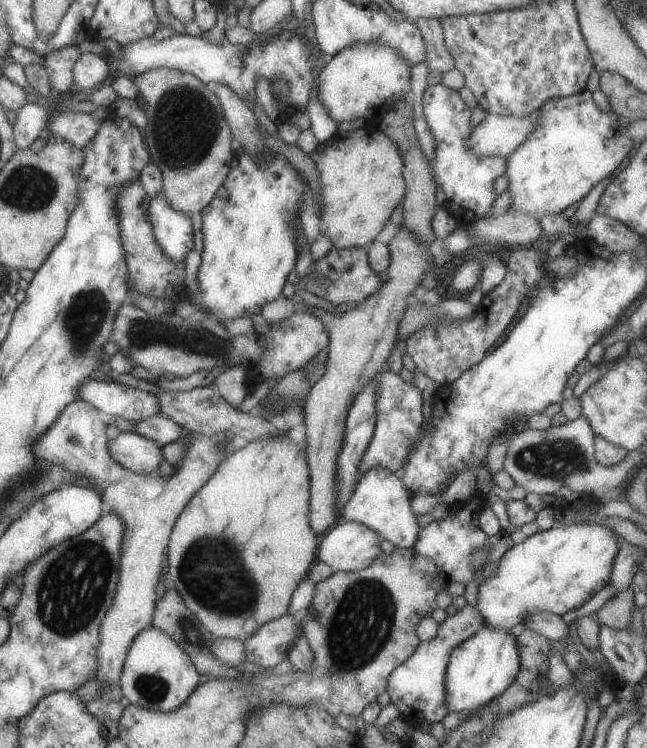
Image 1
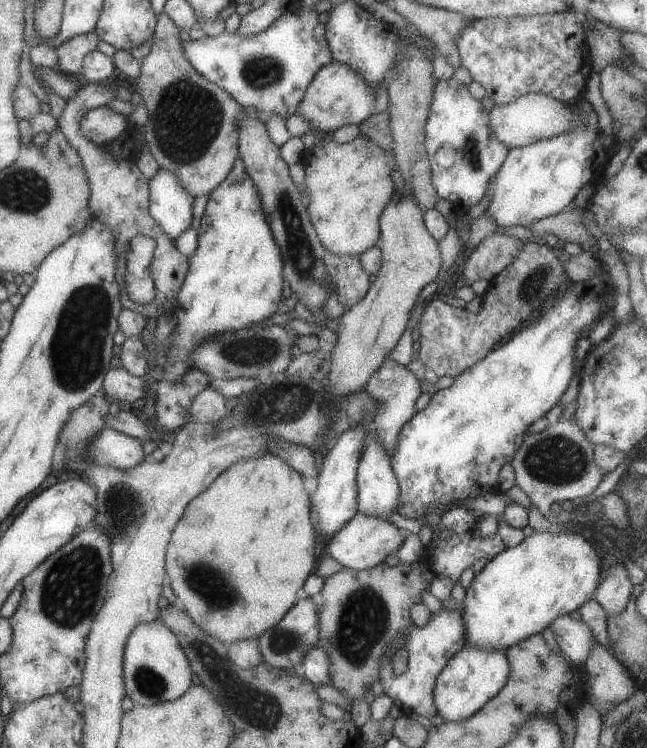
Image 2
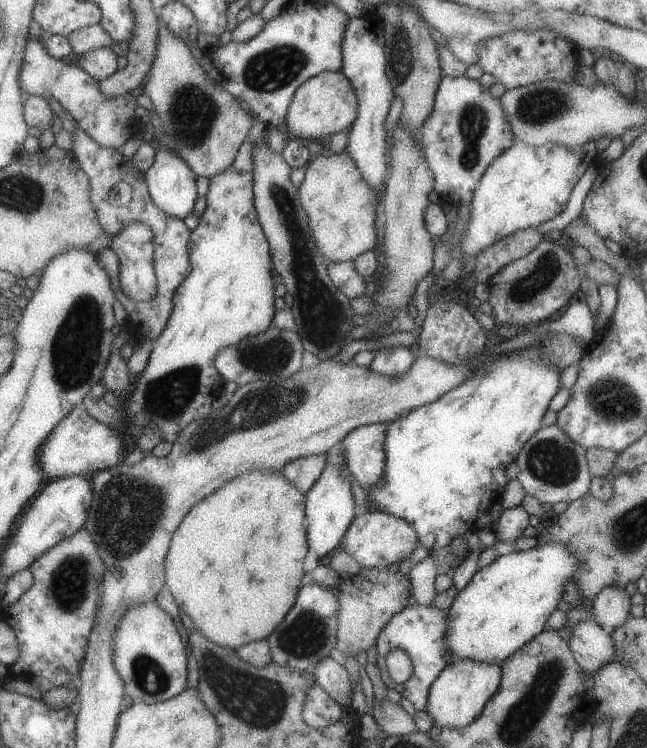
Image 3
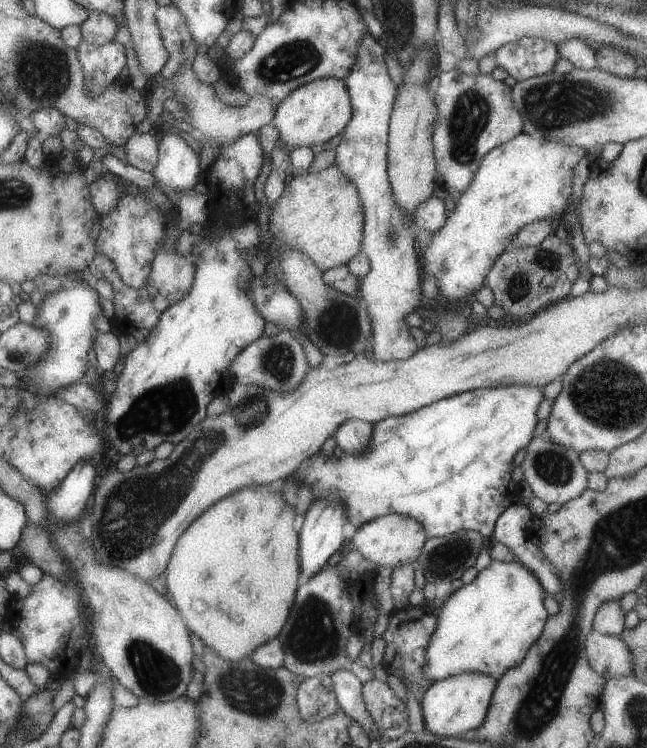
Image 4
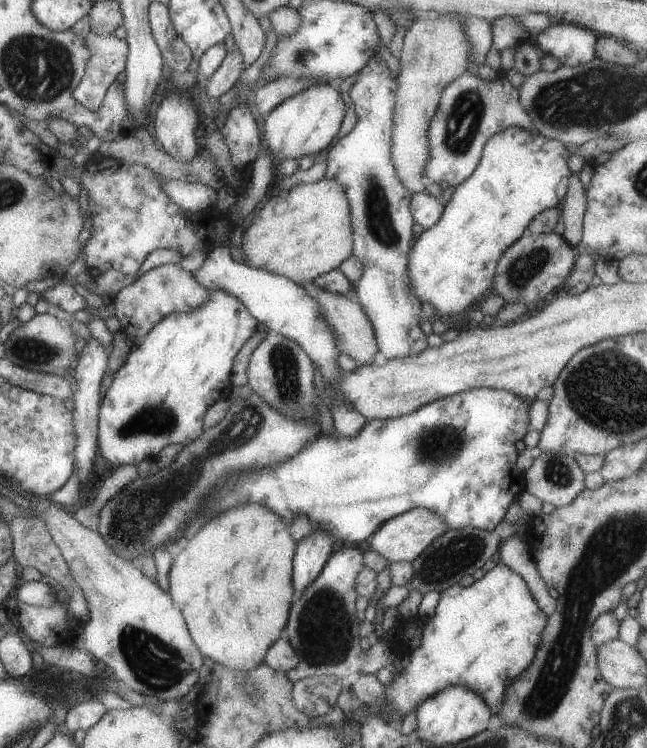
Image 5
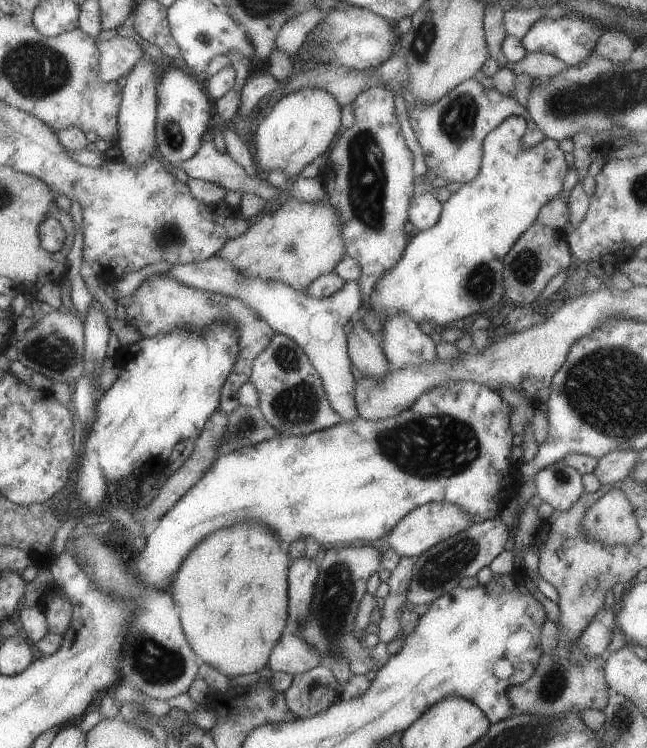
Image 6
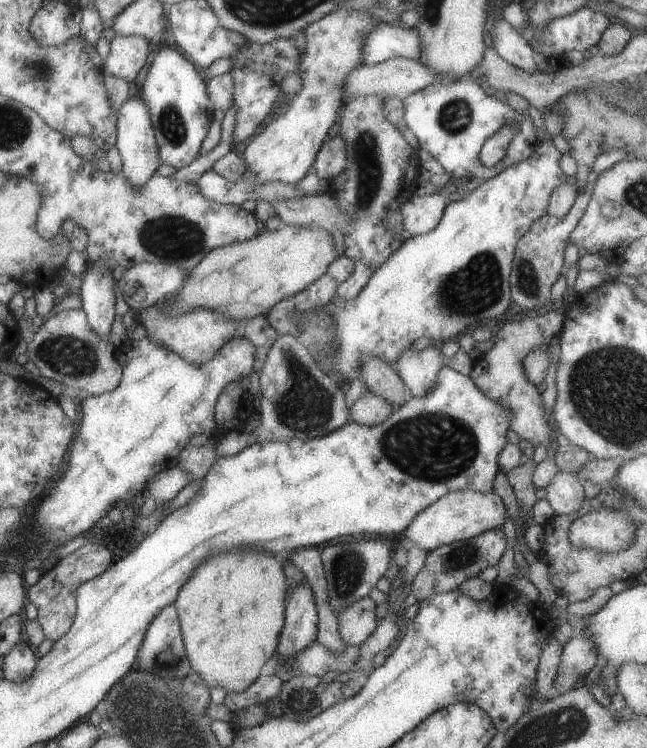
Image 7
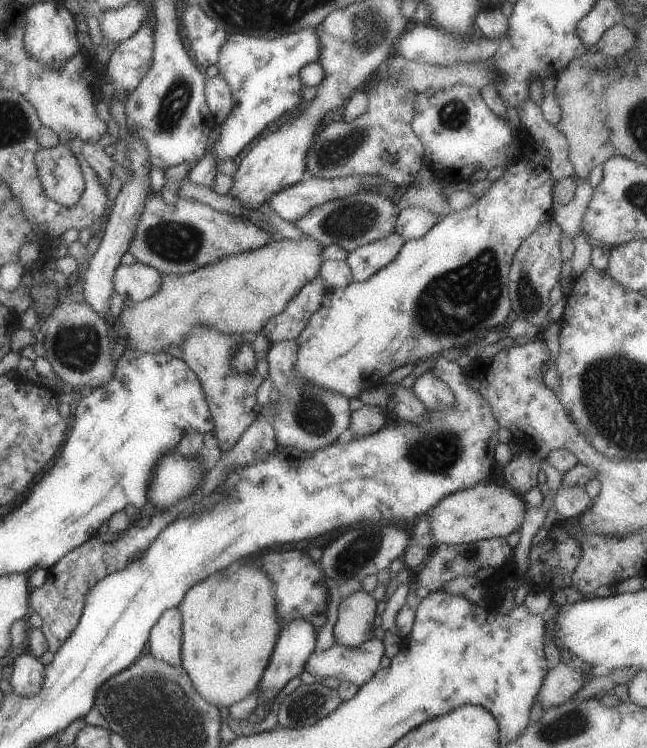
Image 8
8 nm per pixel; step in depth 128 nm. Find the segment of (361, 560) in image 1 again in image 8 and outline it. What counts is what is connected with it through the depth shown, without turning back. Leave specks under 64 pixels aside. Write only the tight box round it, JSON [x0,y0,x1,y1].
[427,479,527,545]

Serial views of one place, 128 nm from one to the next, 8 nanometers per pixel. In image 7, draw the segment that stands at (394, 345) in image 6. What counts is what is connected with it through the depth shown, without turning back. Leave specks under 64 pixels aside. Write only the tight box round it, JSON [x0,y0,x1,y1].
[396,343,447,396]

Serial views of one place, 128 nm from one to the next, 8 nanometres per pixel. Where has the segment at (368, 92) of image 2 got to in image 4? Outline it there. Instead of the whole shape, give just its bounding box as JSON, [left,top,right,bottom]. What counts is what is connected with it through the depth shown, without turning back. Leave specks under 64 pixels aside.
[273,77,352,151]

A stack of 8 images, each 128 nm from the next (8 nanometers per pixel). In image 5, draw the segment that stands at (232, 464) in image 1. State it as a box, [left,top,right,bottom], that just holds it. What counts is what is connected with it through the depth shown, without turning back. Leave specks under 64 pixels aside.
[169,502,297,670]

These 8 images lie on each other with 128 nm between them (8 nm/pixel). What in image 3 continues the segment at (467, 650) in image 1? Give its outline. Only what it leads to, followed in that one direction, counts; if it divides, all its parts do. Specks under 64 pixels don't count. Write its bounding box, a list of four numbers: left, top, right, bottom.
[426,659,503,728]

